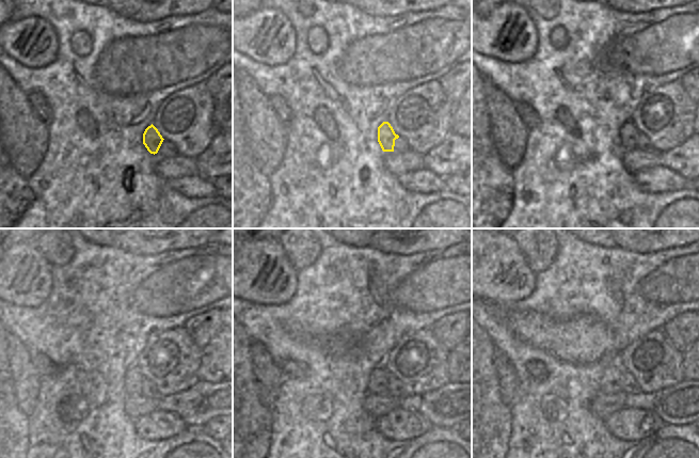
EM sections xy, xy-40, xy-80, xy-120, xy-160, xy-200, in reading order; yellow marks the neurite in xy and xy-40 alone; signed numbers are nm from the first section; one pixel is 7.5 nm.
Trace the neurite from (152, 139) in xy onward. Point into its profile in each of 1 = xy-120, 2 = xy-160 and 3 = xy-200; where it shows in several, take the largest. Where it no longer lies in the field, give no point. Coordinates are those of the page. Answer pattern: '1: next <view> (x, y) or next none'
1: next xy-120 (136, 382)
2: next xy-160 (377, 383)
3: next xy-200 (612, 382)

